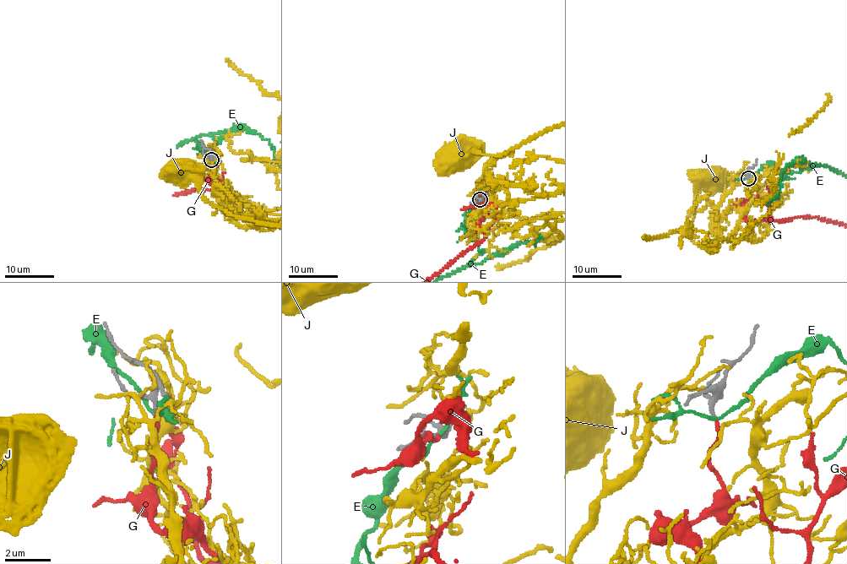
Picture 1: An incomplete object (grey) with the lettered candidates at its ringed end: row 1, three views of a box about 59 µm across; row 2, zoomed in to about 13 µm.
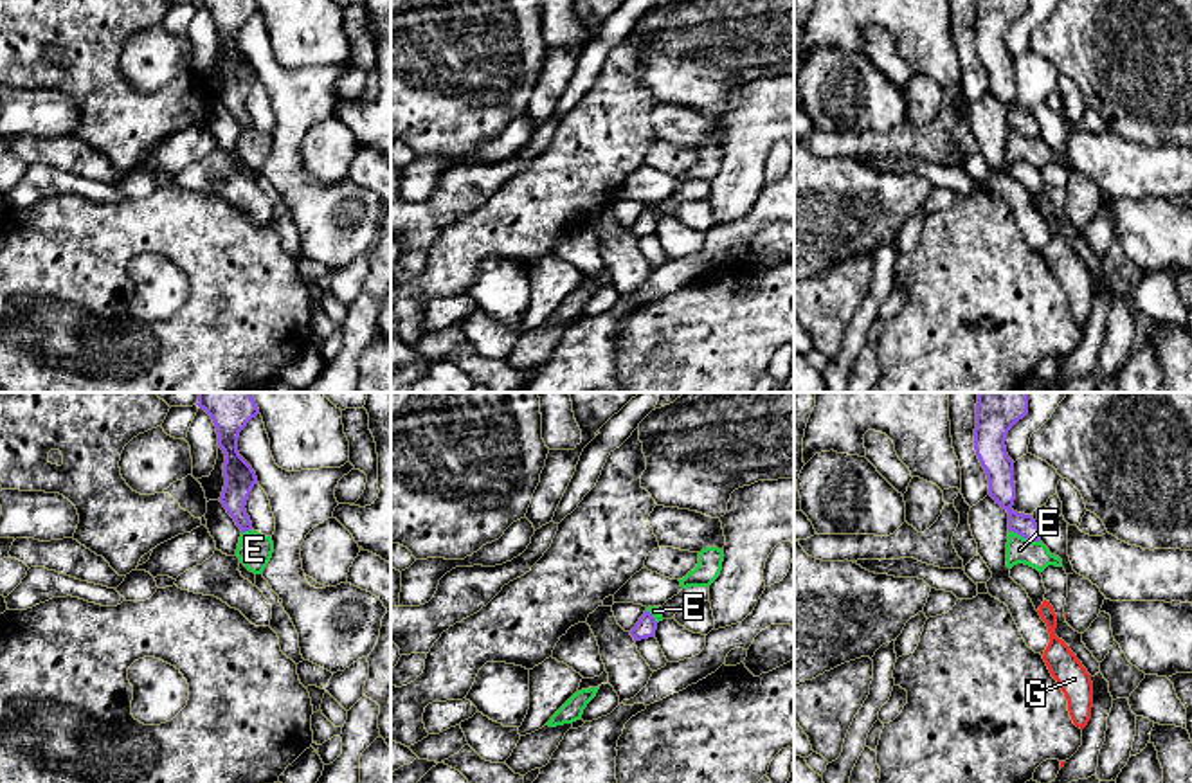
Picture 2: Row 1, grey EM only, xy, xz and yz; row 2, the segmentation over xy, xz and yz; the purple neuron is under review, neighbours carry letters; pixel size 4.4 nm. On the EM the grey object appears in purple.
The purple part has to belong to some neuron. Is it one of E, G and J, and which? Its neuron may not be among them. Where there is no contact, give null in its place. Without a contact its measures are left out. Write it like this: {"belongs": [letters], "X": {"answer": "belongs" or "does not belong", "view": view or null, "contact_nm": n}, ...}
{"belongs": ["G"], "E": {"answer": "does not belong", "view": "yz", "contact_nm": 150}, "G": {"answer": "belongs", "view": null}, "J": {"answer": "does not belong", "view": null}}

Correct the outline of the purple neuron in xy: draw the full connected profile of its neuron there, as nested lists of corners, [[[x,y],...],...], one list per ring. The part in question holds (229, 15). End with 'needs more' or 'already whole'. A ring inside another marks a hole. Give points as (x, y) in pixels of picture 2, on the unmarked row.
[[[196,0],[203,5],[218,31],[218,43],[225,50],[223,74],[225,83],[220,99],[234,115],[241,130],[252,126],[250,113],[247,112],[247,97],[252,85],[257,81],[256,68],[238,49],[239,29],[247,20],[259,11],[256,0]]] | already whole

